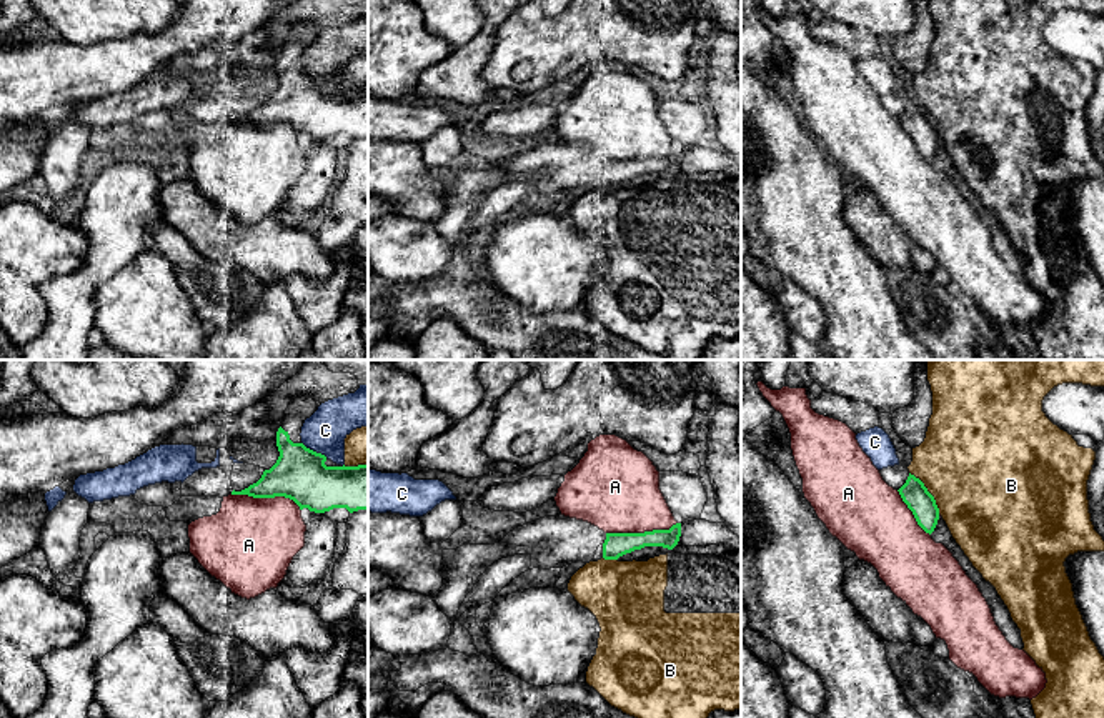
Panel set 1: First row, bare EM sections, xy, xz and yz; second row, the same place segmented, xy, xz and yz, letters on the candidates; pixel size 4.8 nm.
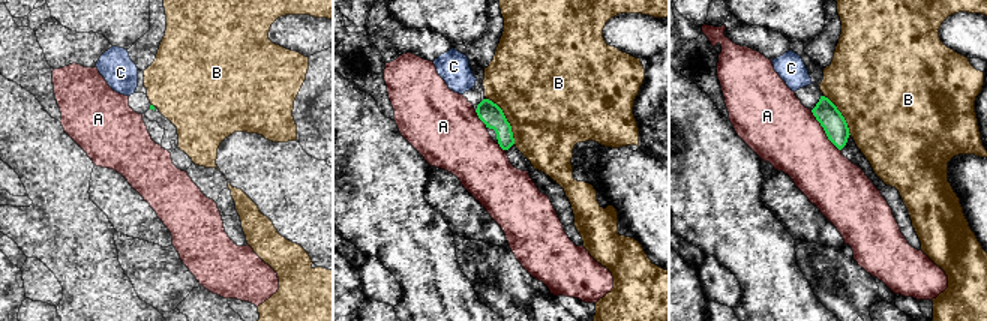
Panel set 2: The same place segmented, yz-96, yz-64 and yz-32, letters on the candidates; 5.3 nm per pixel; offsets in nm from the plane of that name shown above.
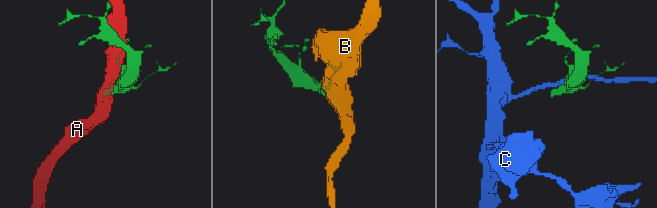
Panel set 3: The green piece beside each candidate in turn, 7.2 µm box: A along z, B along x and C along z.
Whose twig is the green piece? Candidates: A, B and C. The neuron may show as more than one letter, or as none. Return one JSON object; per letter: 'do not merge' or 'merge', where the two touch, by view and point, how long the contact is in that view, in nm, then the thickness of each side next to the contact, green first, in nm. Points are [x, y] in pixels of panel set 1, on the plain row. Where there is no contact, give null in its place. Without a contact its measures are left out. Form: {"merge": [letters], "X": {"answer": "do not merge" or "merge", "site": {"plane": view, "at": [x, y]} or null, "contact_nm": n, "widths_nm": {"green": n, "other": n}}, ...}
{"merge": [], "A": {"answer": "do not merge", "site": {"plane": "xy", "at": [267, 124]}, "contact_nm": 360, "widths_nm": {"green": 260, "other": 440}}, "B": {"answer": "do not merge", "site": {"plane": "yz", "at": [928, 119]}, "contact_nm": 260, "widths_nm": {"green": 130, "other": 480}}, "C": {"answer": "do not merge", "site": {"plane": "xy", "at": [315, 79]}, "contact_nm": 150, "widths_nm": {"green": 260, "other": 200}}}

